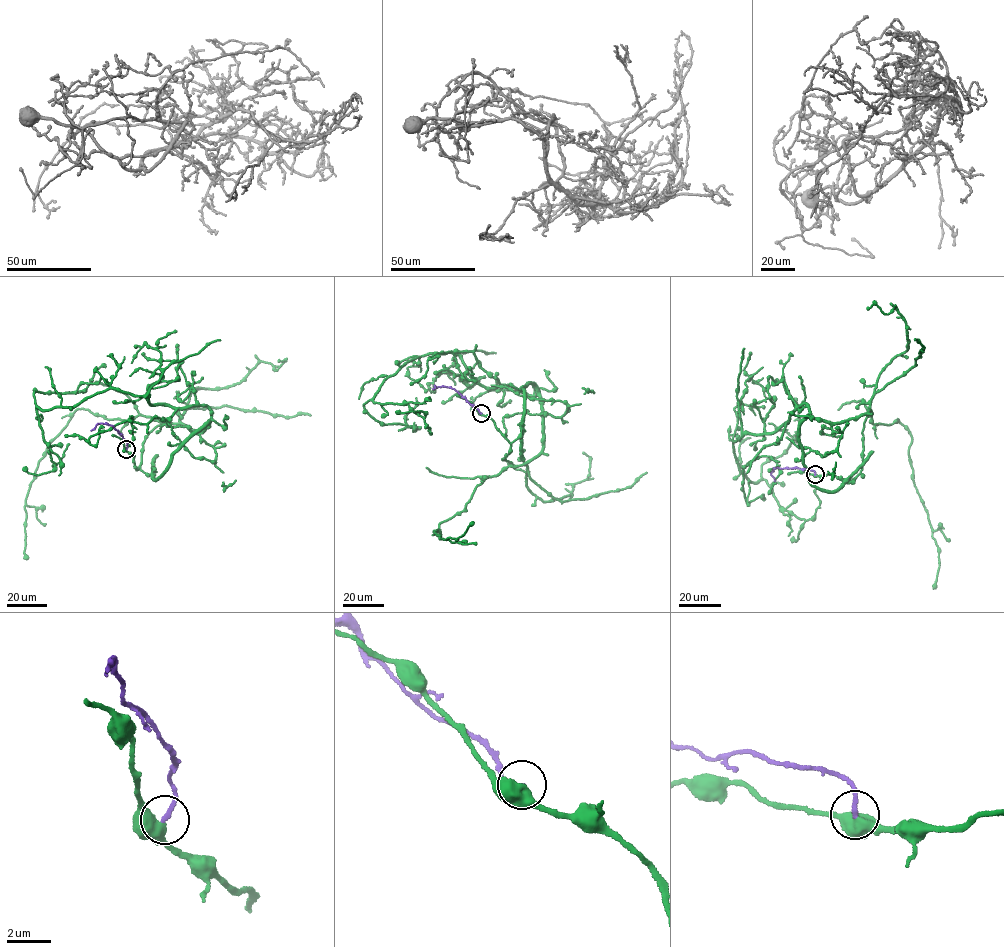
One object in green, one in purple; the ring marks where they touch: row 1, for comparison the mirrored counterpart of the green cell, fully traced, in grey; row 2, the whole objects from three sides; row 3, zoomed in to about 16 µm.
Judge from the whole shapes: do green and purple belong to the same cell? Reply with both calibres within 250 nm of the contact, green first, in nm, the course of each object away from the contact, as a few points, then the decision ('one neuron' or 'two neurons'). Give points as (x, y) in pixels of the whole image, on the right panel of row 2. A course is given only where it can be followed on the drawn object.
calibres 500 and 200 nm; course green (815, 474), (855, 477), (832, 491), (811, 485), (804, 403), (733, 451), (758, 481), (799, 433), (795, 398); course purple (815, 474), (814, 471), (804, 468), (777, 468), (770, 473), (774, 481); two neurons

